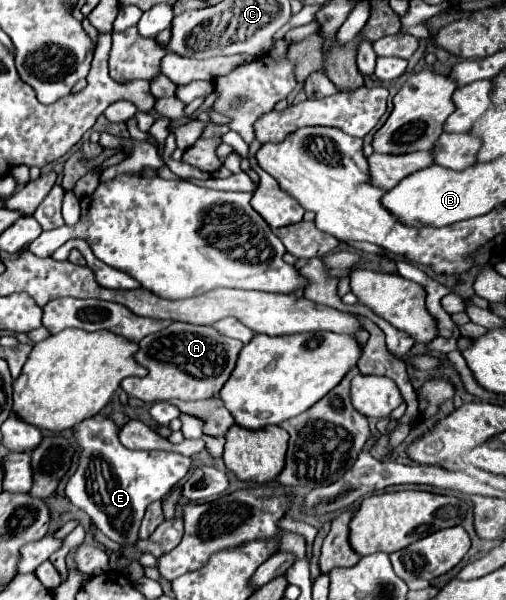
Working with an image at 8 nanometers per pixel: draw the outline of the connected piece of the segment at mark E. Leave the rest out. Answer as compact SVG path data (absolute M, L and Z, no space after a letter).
M94 415L86 421L82 421L76 427L76 439L78 445L82 449L80 453L80 465L78 471L70 477L68 485L66 485L66 497L80 509L84 509L92 523L112 541L116 541L122 549L120 555L128 561L138 561L142 551L136 547L138 543L138 529L140 529L140 521L144 517L146 507L152 501L160 501L164 499L172 487L184 479L192 467L192 459L178 455L178 453L168 453L168 451L130 451L126 449L120 441L118 441L118 427L104 415Z

